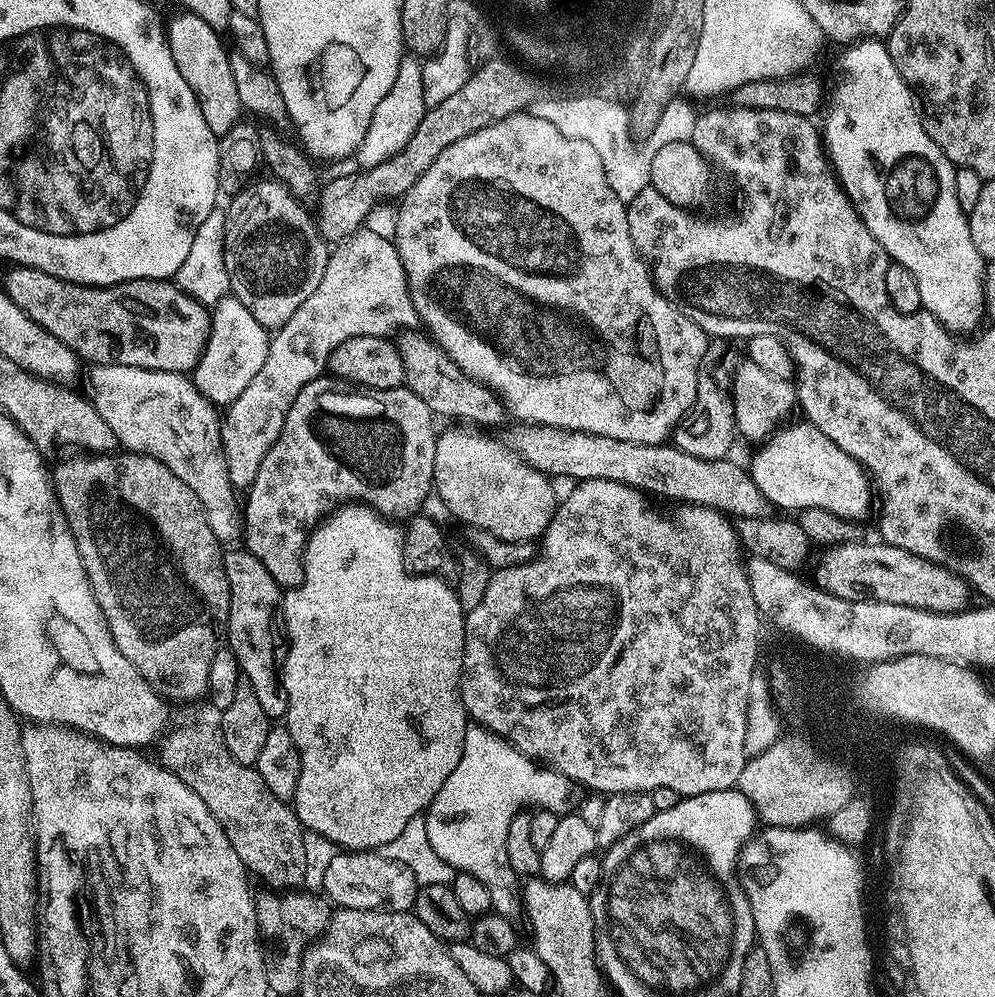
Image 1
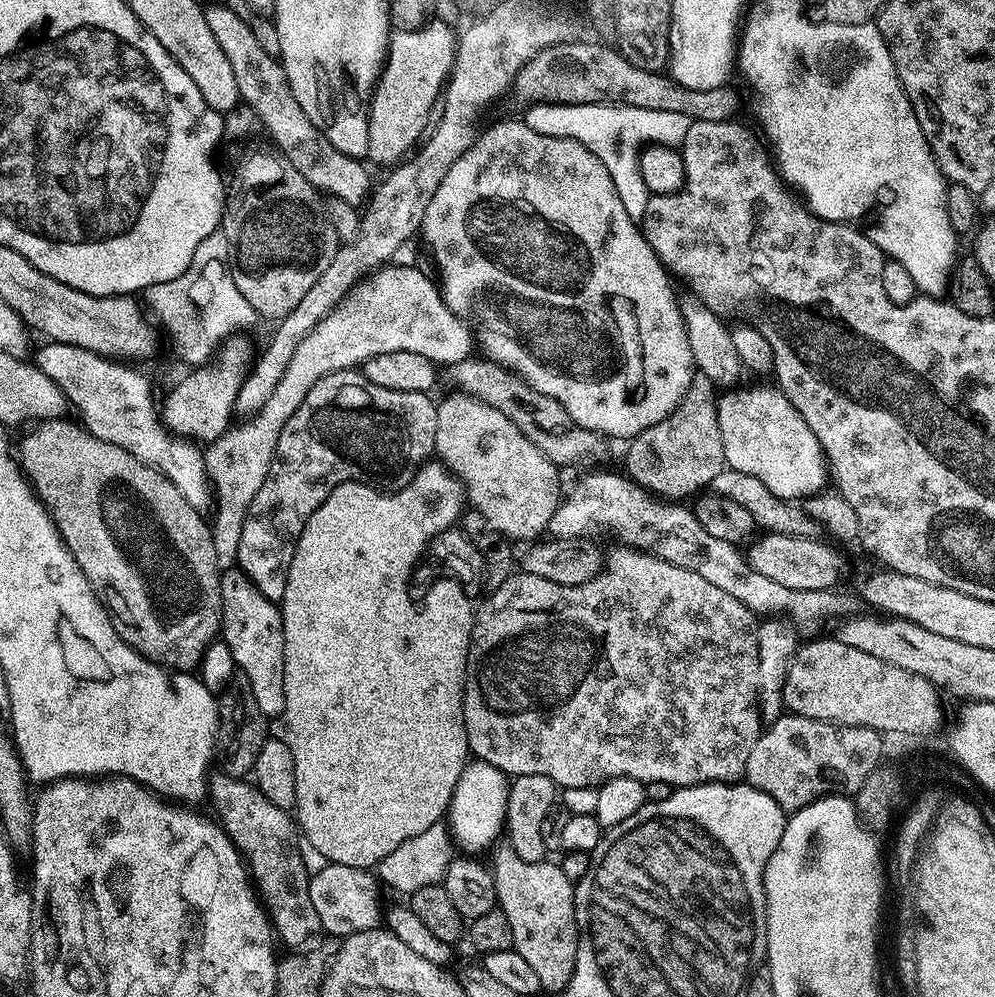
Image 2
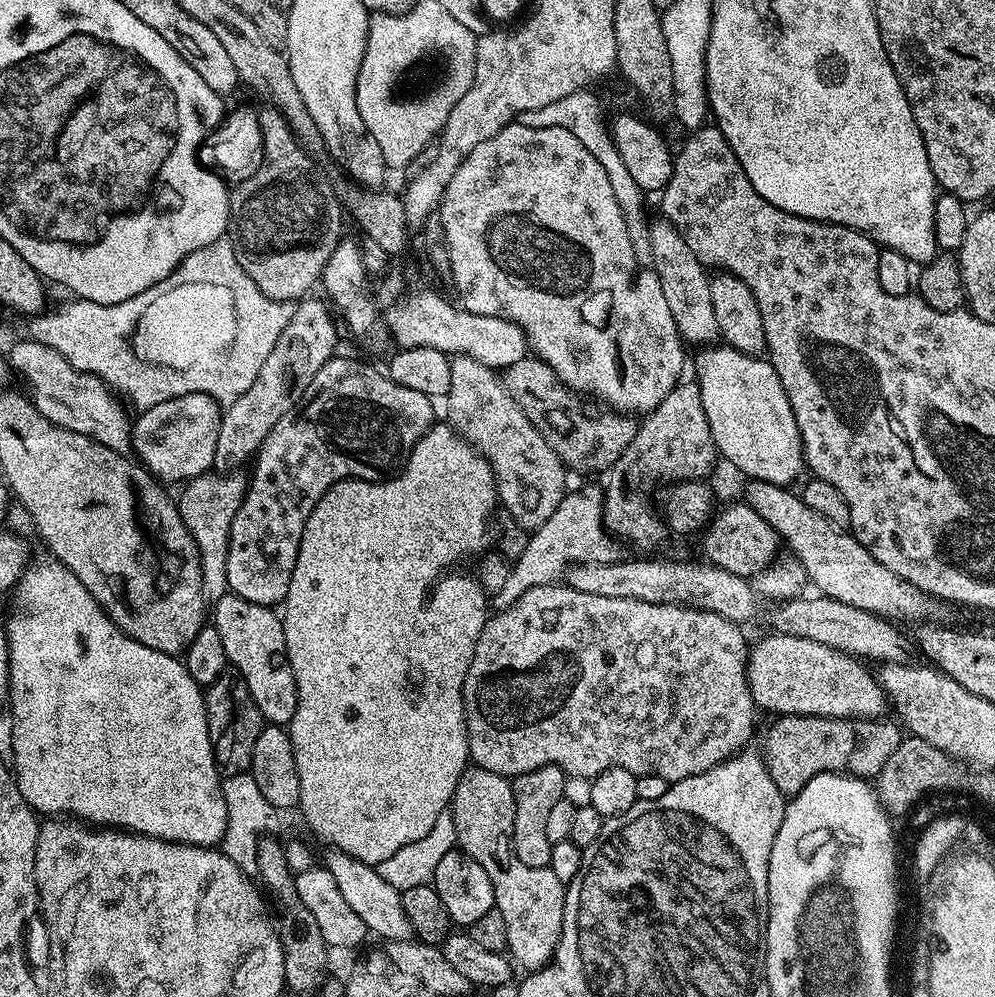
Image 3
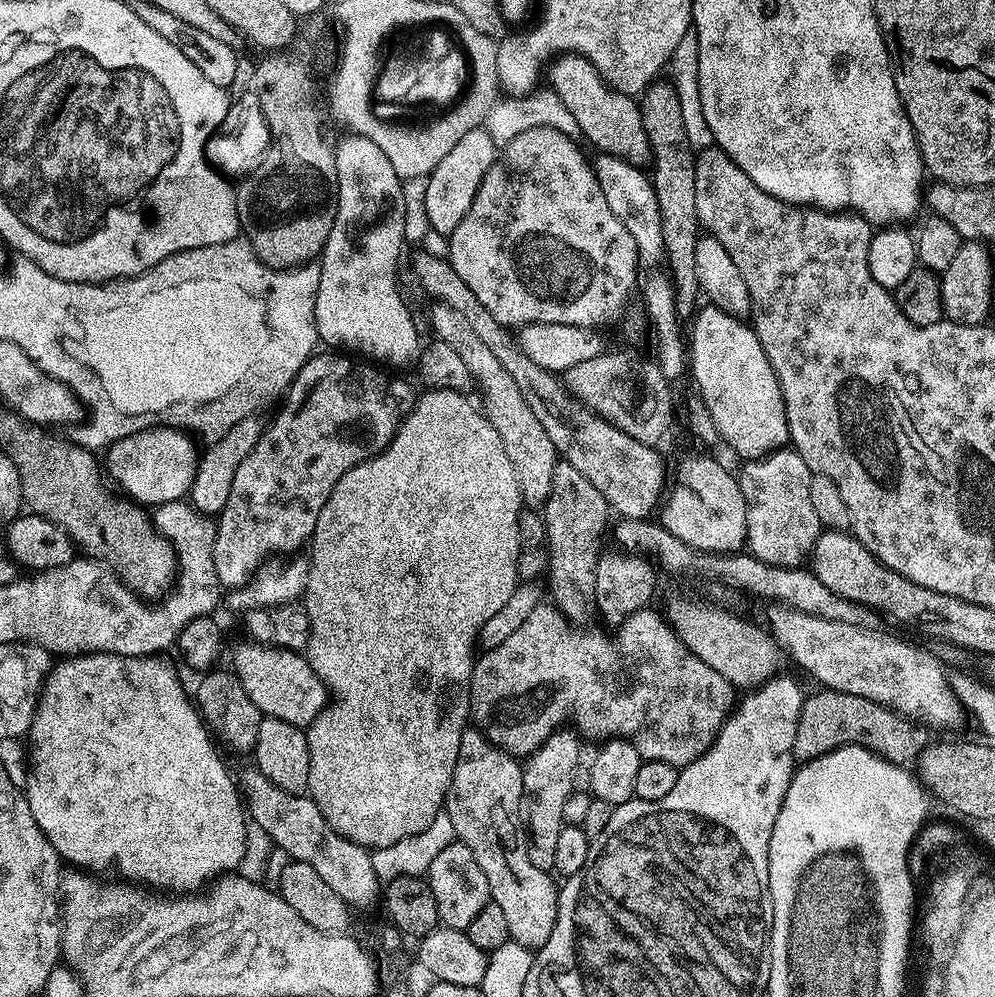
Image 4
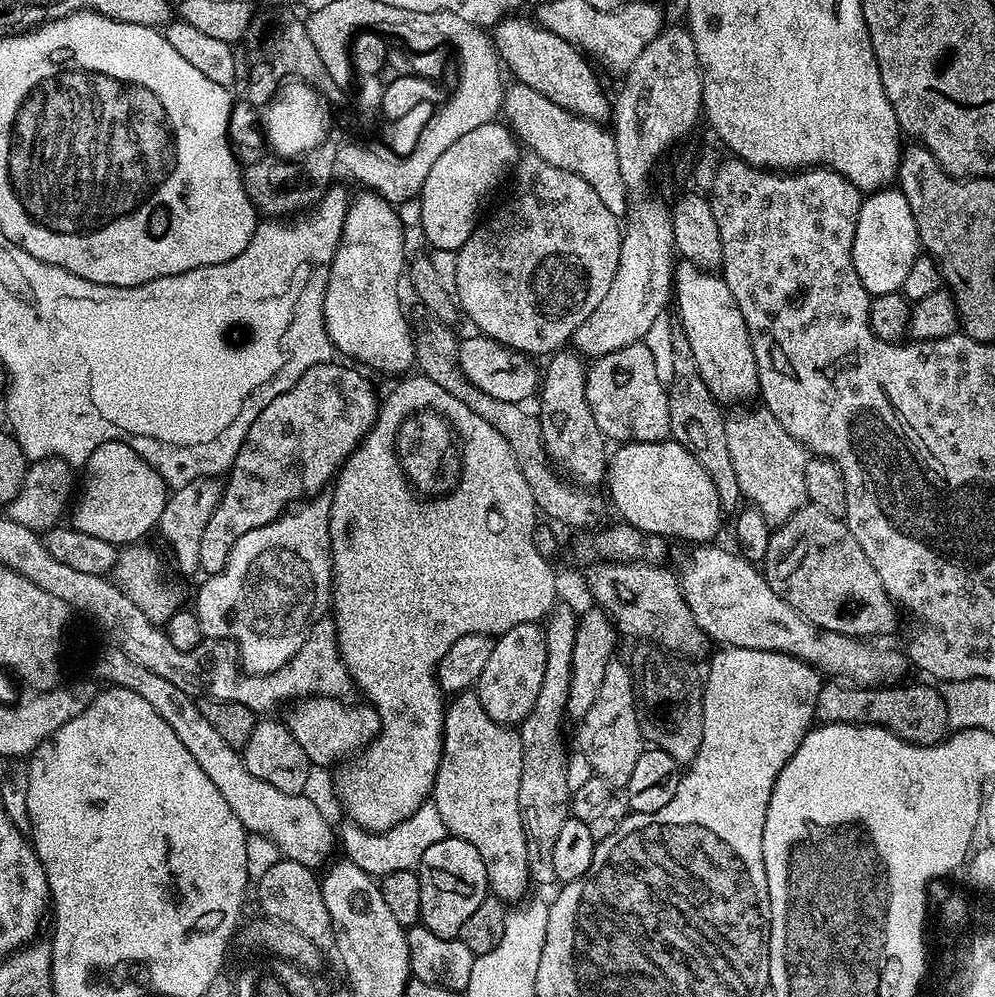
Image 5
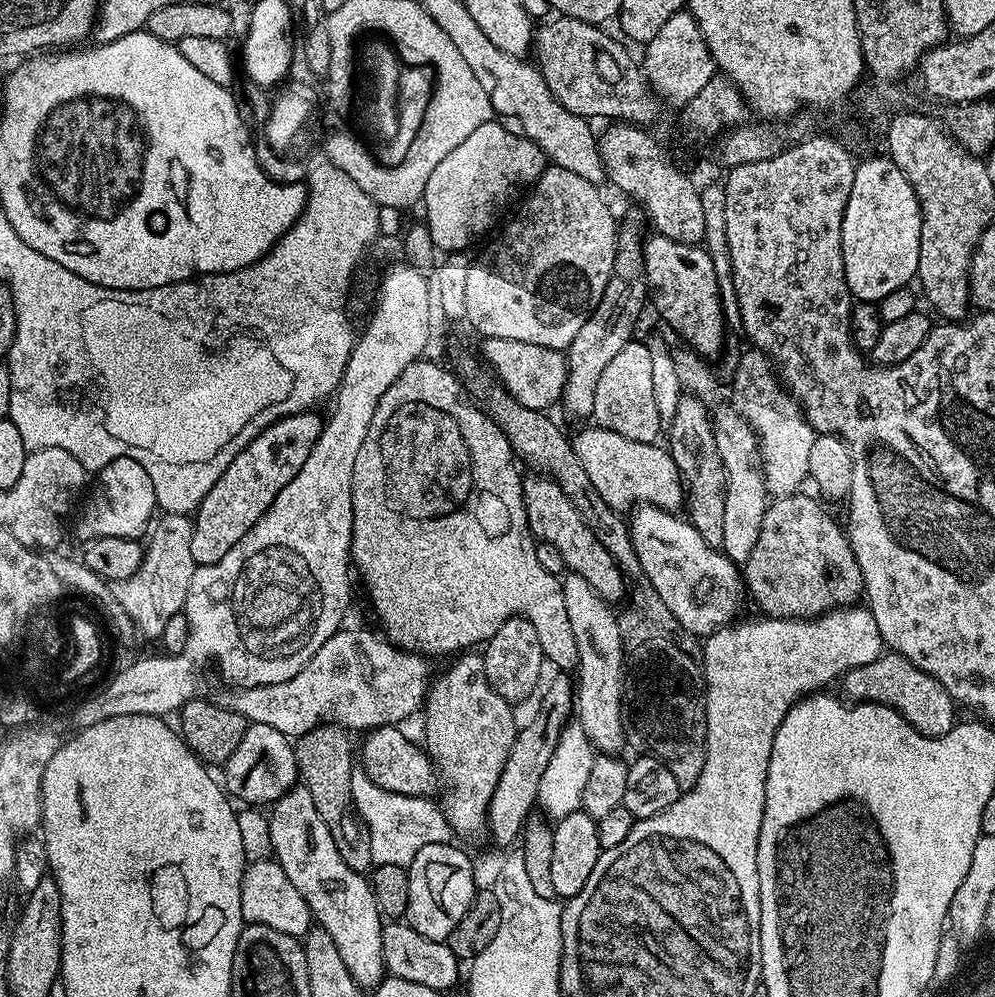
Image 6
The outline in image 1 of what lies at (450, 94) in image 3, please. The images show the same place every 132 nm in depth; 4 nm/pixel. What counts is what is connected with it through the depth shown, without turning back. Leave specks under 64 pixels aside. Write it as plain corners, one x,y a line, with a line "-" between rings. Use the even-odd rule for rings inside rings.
405,58
398,66
398,78
394,78
394,86
390,86
386,98
378,102
374,110
374,118
370,118
370,130
366,130
366,138
362,138
362,146
356,151
354,160
360,164
361,169
374,168
394,158
396,154
414,138
414,130
418,130
418,124
426,111
424,95
422,94
422,70
421,61
416,58

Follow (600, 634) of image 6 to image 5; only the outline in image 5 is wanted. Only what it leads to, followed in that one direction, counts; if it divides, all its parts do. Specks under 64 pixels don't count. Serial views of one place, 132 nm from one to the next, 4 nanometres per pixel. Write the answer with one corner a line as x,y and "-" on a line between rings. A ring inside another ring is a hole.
613,658
606,666
598,698
594,706
586,710
586,718
578,721
576,740
580,743
579,755
590,762
593,773
601,776
613,789
620,790
630,782
630,774
637,765
638,758
646,749
646,741
638,715
638,692
634,687
634,672
619,658

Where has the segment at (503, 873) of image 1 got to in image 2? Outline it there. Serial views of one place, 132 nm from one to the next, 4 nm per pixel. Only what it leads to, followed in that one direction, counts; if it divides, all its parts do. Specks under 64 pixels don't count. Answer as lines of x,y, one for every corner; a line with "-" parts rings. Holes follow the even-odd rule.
476,760
464,765
462,774
458,778
458,786
452,795
452,801
448,804
448,811
446,813
446,827
450,836
457,845
460,844
465,853
480,854
483,848
491,849
497,843
496,839
501,839
504,832
504,815
506,814
506,802
508,801
508,786
509,777
504,775
501,768
487,764
485,760

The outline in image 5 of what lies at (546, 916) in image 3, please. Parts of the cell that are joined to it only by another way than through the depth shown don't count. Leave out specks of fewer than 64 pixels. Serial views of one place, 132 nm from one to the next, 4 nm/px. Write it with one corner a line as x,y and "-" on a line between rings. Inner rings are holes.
475,691
461,692
453,700
444,710
444,741
431,803
442,817
445,833
470,842
478,850
486,866
491,895
505,902
523,901
529,895
530,877
518,806
524,757
520,733
515,727
494,722

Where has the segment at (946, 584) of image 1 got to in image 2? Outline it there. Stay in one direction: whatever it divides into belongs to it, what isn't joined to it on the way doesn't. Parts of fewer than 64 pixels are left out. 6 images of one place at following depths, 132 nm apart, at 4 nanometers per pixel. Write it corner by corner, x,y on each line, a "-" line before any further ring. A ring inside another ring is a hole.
777,532
761,535
751,545
753,548
747,549
748,565
753,571
766,574
766,578
779,582
781,586
790,586
790,590
827,592
835,589
840,580
840,571
844,568
844,560
831,548
831,543
823,544
816,539
809,536
783,536

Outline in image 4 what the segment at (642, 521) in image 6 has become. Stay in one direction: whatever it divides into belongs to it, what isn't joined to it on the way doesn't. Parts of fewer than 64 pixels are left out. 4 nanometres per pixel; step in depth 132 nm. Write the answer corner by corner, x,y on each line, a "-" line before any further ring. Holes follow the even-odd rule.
772,606
768,612
768,628
767,631
776,642
776,647
781,653
784,652
805,672
808,676
813,676
817,680
821,689
830,692
845,692
846,694
854,694
858,698
870,698
870,702
878,702
882,706
891,708
894,712
899,712
901,716
908,717
909,720
916,721
917,724
929,729
935,728
956,728
960,724
960,716
962,717
962,709
957,703
955,696
953,696
949,688
949,681
946,679
946,672
940,669
940,664
927,652
924,648
919,648
916,644
907,644
900,636
891,636
888,632
880,632
881,630
873,630
870,628
859,628
858,626
850,626
846,622
830,622
826,618
818,618
811,616
805,612
799,612
797,608
789,608
787,606

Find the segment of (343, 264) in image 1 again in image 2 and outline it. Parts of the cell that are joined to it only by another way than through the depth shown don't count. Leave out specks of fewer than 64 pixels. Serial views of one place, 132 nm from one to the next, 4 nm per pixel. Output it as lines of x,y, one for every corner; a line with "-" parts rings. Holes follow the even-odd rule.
396,263
380,266
365,275
328,315
300,339
290,354
284,373
260,409
249,415
245,424
233,423
227,432
207,445
204,465
214,489
216,512
216,521
213,519
210,527
221,569
236,564
242,522
250,502
254,502
254,494
258,494
262,482
266,482
266,474
276,457
282,426
286,426
290,414
302,406
302,398
306,398
306,394
310,394
312,387
326,378
326,374
334,374
343,368
355,369
374,354
394,350
422,354
422,358
437,366
451,366
473,355
474,340
468,326
444,304
433,277
431,280
416,268

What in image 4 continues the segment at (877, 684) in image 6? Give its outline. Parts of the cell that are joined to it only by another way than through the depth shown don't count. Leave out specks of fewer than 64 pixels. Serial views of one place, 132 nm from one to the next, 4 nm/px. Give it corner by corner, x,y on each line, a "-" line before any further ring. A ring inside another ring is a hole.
816,690
813,696
812,693
805,695
794,730
792,755
797,761
807,762
847,744
857,744
877,752
892,764
908,766
929,745
928,736
929,729
878,702
870,702
870,698
858,698
845,692

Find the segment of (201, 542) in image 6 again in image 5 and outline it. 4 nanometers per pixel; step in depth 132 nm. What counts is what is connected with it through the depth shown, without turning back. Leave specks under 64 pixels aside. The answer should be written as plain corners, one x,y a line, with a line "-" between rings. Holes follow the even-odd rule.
336,363
310,366
290,390
278,394
254,418
226,473
222,498
202,533
198,562
205,577
224,569
234,542
242,534
274,522
301,498
323,493
333,483
341,464
374,426
378,396
376,400
371,382
362,373
347,368
352,367
347,363

